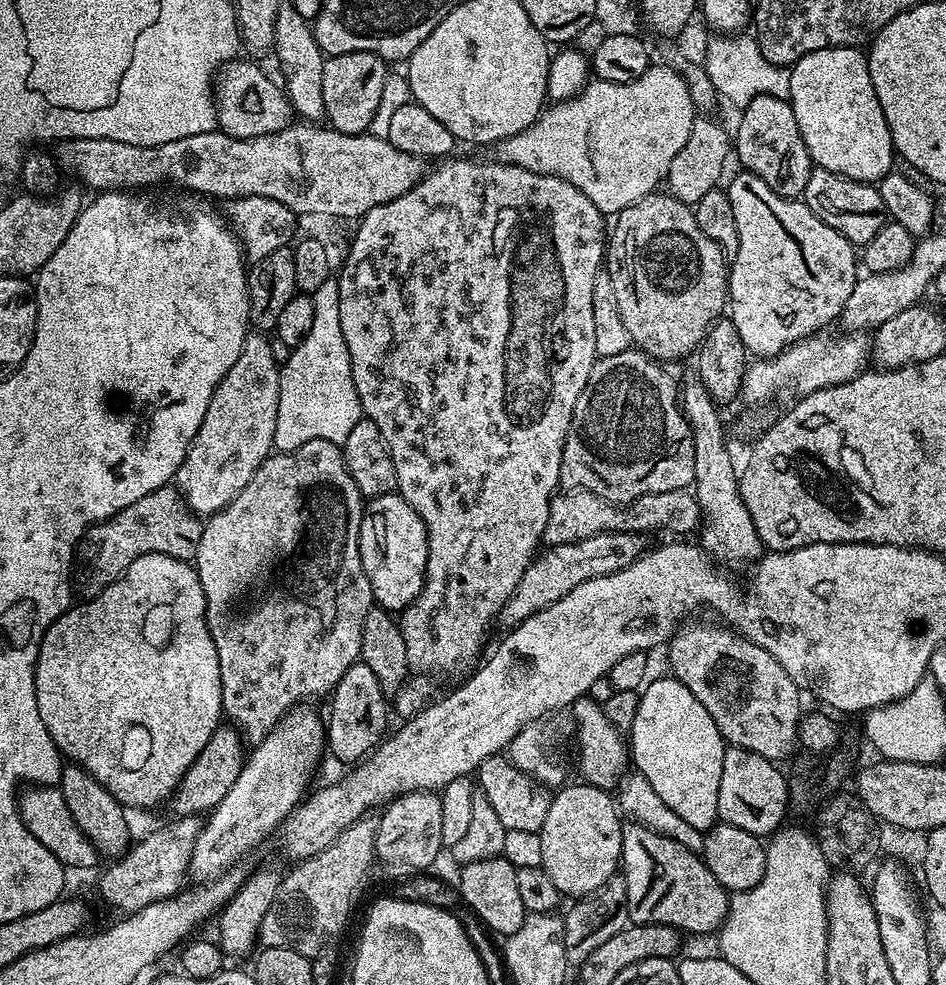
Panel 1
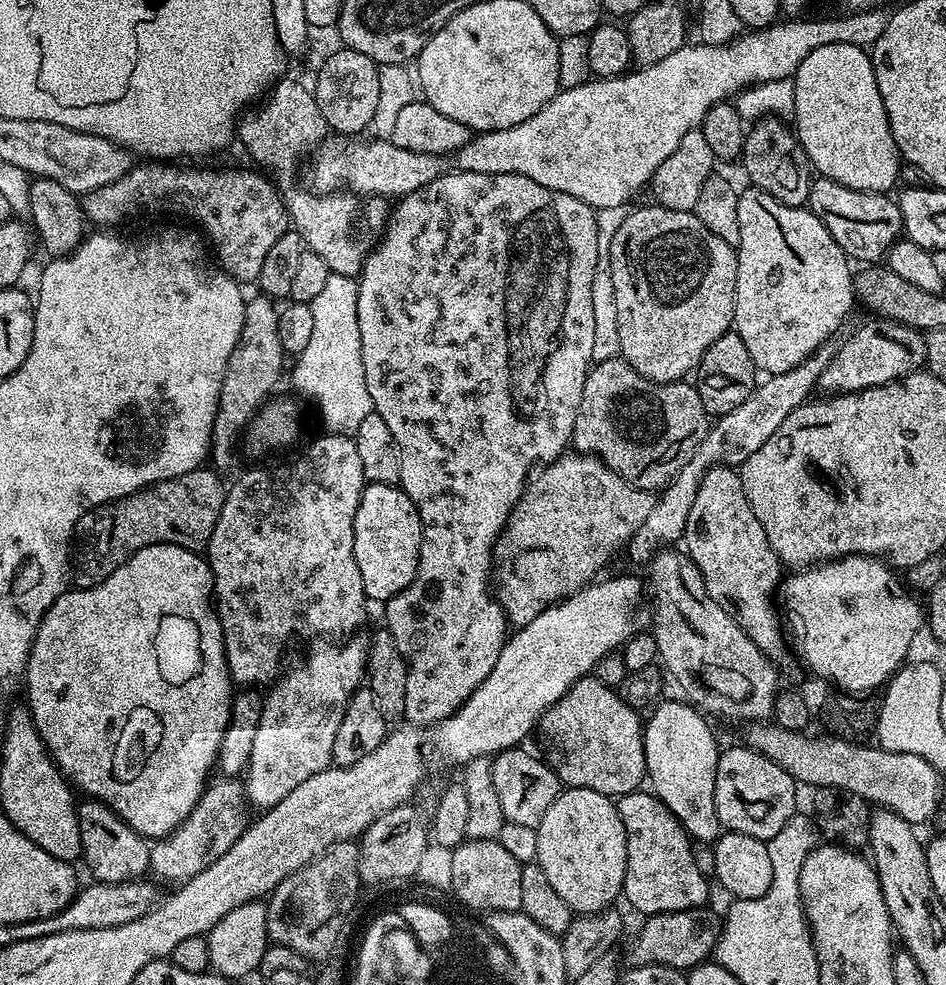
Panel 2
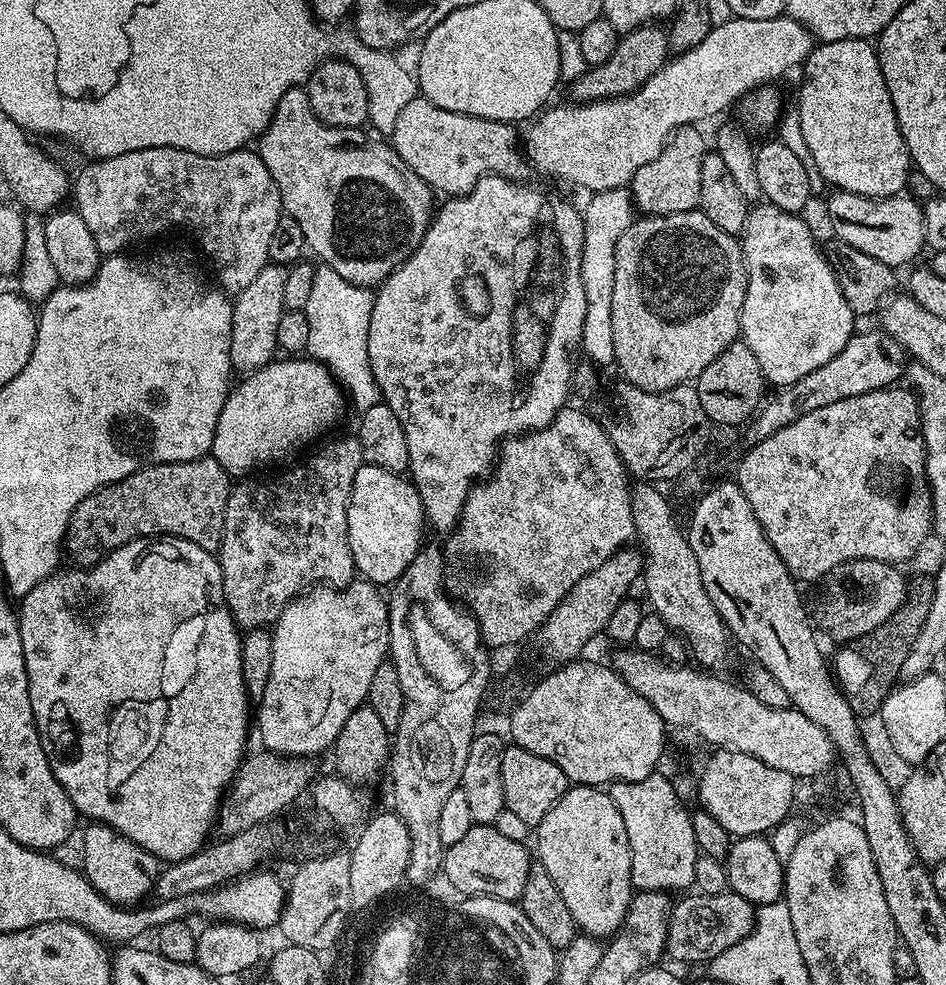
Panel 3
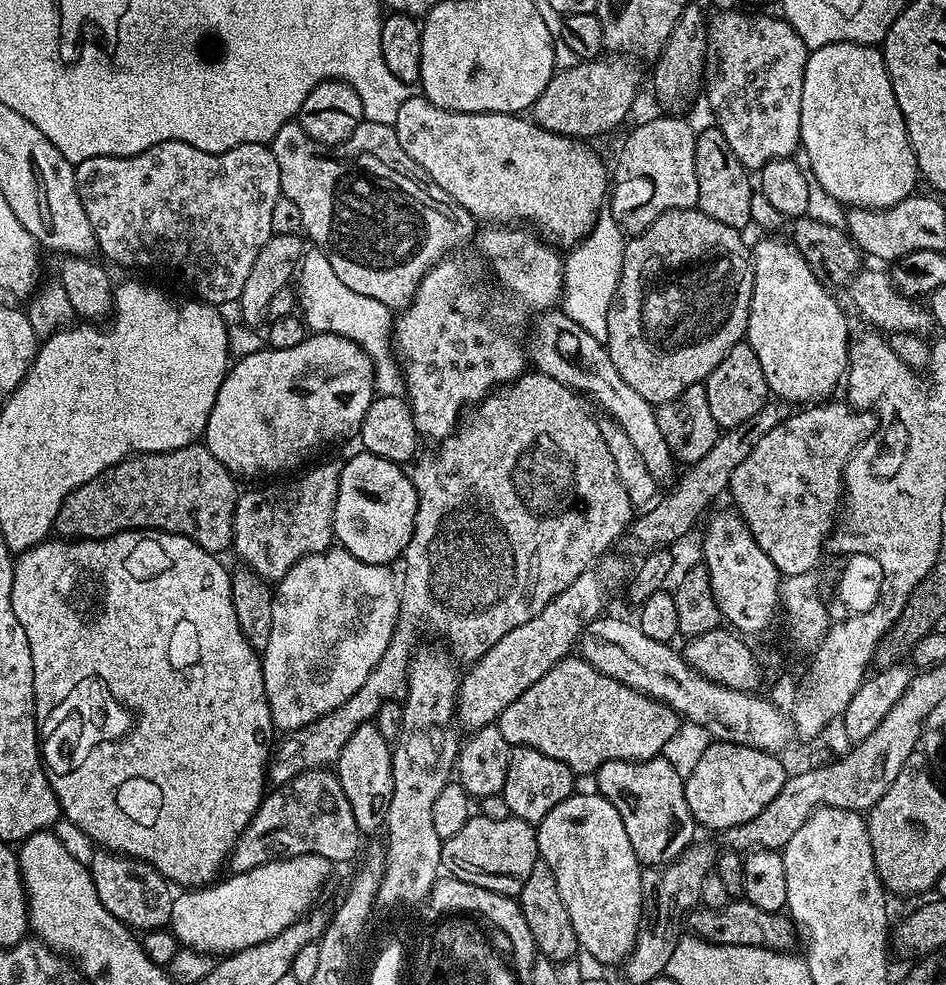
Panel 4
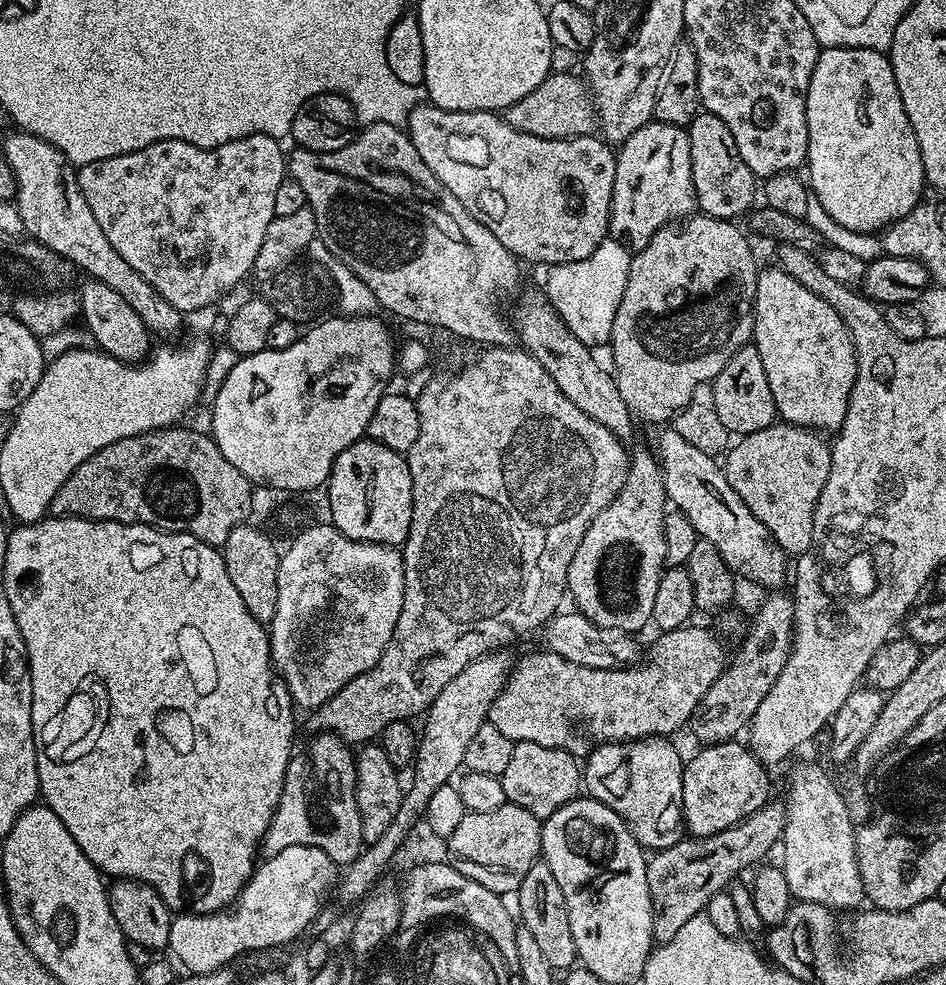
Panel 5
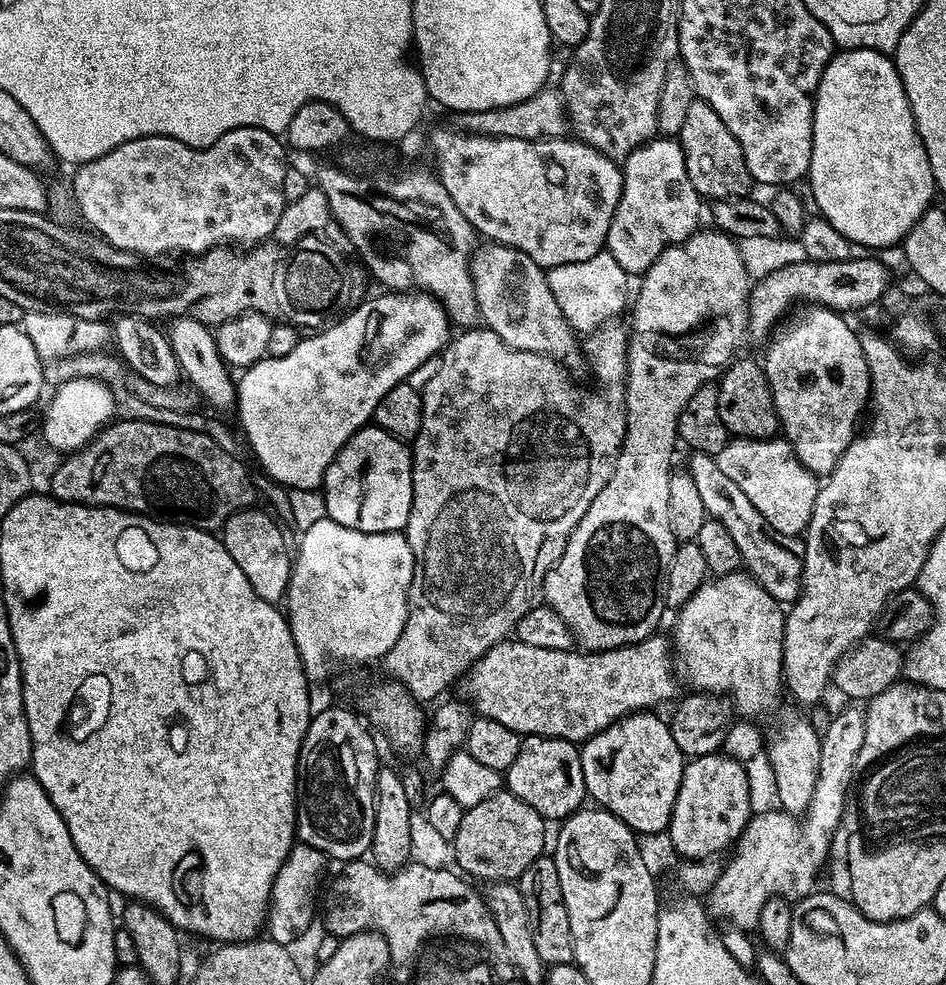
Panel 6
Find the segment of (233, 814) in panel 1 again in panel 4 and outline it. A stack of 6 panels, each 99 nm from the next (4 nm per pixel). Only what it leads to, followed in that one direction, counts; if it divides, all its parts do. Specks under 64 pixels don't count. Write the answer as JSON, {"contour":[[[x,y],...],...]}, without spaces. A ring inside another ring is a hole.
{"contour":[[[339,546],[327,548],[325,552],[312,552],[309,556],[304,556],[297,564],[292,566],[274,588],[272,597],[272,609],[274,610],[274,626],[270,630],[270,642],[262,650],[262,663],[264,665],[264,685],[266,686],[266,698],[270,706],[272,723],[277,729],[281,728],[281,733],[287,734],[306,726],[313,724],[318,718],[330,714],[330,710],[338,710],[370,678],[374,666],[386,654],[386,646],[390,646],[390,638],[396,629],[396,615],[400,612],[400,593],[398,591],[398,580],[392,577],[393,569],[386,564],[371,564],[362,562],[358,558],[350,555],[346,549]]]}

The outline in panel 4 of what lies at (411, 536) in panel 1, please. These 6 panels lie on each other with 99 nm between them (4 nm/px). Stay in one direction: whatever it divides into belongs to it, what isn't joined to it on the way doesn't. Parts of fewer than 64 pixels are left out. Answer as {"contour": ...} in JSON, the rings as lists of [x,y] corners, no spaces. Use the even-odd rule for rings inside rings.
{"contour":[[[363,450],[357,453],[343,461],[340,469],[332,531],[339,547],[354,558],[371,564],[391,565],[392,560],[399,561],[403,557],[410,534],[414,534],[418,510],[416,487],[401,465]]]}

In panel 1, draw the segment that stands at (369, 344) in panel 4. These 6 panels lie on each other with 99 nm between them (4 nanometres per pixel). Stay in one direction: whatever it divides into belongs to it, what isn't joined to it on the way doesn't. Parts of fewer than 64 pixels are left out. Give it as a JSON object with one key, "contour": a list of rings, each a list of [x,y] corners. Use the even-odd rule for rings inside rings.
{"contour":[[[330,278],[326,282],[322,282],[322,286],[318,286],[318,290],[311,293],[311,297],[314,302],[314,327],[310,329],[310,334],[306,334],[306,342],[302,342],[298,347],[291,349],[287,353],[288,361],[283,361],[280,369],[278,422],[274,426],[274,448],[276,452],[293,452],[294,450],[298,450],[306,442],[314,442],[315,440],[325,440],[326,442],[334,442],[342,446],[346,442],[346,437],[350,434],[350,429],[362,418],[358,390],[354,386],[354,374],[350,366],[350,350],[346,350],[346,338],[342,338],[342,321],[338,314],[338,279]]]}

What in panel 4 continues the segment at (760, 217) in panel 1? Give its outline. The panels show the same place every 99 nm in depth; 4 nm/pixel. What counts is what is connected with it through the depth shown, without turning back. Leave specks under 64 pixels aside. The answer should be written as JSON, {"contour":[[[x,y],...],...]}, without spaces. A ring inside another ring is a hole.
{"contour":[[[760,238],[751,249],[754,270],[754,290],[748,315],[746,343],[758,354],[762,362],[762,374],[766,374],[769,393],[777,400],[792,406],[812,406],[824,402],[836,387],[841,387],[848,370],[848,341],[850,327],[840,304],[827,292],[825,285],[816,277],[814,270],[802,258],[795,244],[787,239]]]}

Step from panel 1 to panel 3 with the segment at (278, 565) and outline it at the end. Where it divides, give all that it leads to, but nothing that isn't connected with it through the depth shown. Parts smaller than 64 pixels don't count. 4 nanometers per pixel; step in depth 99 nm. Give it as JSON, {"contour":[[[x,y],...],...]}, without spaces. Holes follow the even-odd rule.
{"contour":[[[355,435],[348,436],[345,440],[336,440],[333,444],[328,444],[325,448],[317,447],[312,457],[309,458],[305,464],[300,464],[297,468],[292,468],[289,472],[284,472],[281,476],[276,476],[273,480],[252,480],[256,478],[248,478],[243,482],[237,483],[240,484],[231,489],[228,493],[228,501],[226,502],[226,514],[224,515],[224,529],[222,530],[222,538],[220,539],[220,546],[218,549],[218,559],[220,562],[220,569],[222,570],[222,586],[224,587],[224,605],[228,607],[228,613],[232,615],[232,621],[236,624],[237,629],[240,630],[251,630],[254,628],[268,628],[269,626],[275,625],[276,620],[280,617],[280,612],[283,608],[290,603],[290,601],[295,600],[297,596],[300,595],[301,592],[313,587],[313,586],[343,586],[346,584],[352,583],[354,579],[354,573],[356,572],[356,563],[354,562],[354,558],[350,554],[350,542],[348,541],[348,527],[346,526],[346,514],[348,513],[348,503],[350,502],[350,498],[352,497],[352,487],[354,486],[354,474],[358,474],[358,470],[364,463],[364,455],[362,454],[362,446],[360,445],[359,439]]]}

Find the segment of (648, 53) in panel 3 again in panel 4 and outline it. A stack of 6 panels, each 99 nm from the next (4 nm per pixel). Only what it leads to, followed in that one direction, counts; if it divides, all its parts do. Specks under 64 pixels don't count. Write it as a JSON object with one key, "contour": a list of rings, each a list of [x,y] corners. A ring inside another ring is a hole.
{"contour":[[[608,54],[603,58],[581,60],[578,66],[553,72],[550,82],[546,82],[546,90],[542,90],[542,94],[538,94],[532,103],[532,123],[545,128],[547,132],[573,138],[600,136],[618,127],[627,118],[640,92],[635,63],[637,61],[627,55]]]}

